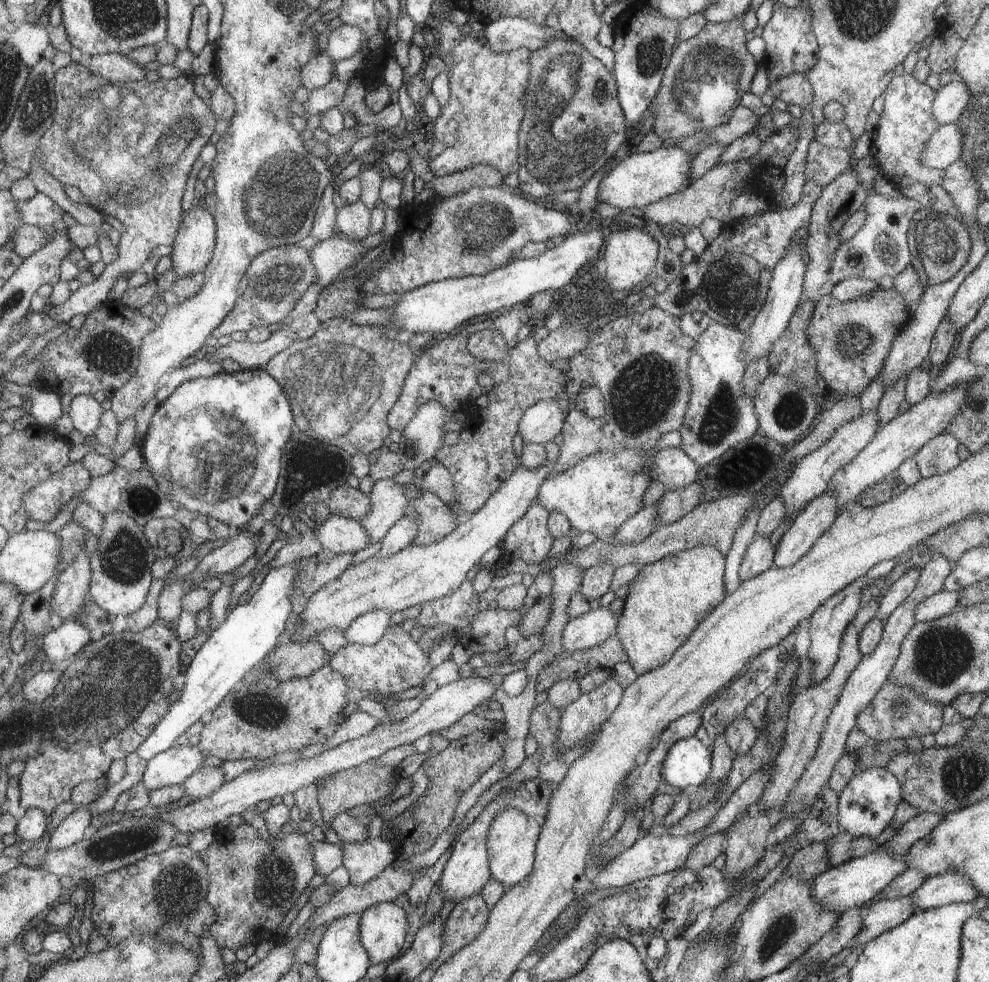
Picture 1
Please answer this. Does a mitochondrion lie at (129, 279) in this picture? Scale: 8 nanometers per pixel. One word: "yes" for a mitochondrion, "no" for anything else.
no

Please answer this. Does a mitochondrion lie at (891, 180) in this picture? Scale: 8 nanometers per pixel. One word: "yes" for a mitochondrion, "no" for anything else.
no

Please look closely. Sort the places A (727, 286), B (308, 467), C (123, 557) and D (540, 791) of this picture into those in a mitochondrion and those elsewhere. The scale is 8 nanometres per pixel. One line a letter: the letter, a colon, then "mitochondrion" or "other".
A: mitochondrion
B: mitochondrion
C: mitochondrion
D: other

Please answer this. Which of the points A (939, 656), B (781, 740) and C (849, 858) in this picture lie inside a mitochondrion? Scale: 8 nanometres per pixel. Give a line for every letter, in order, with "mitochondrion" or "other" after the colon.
A: mitochondrion
B: other
C: other

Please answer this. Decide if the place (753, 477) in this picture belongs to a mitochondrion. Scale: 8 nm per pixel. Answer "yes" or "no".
no

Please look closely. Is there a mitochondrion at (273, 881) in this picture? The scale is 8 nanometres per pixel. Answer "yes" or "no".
yes

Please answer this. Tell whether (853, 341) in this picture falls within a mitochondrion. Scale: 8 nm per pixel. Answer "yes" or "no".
yes

